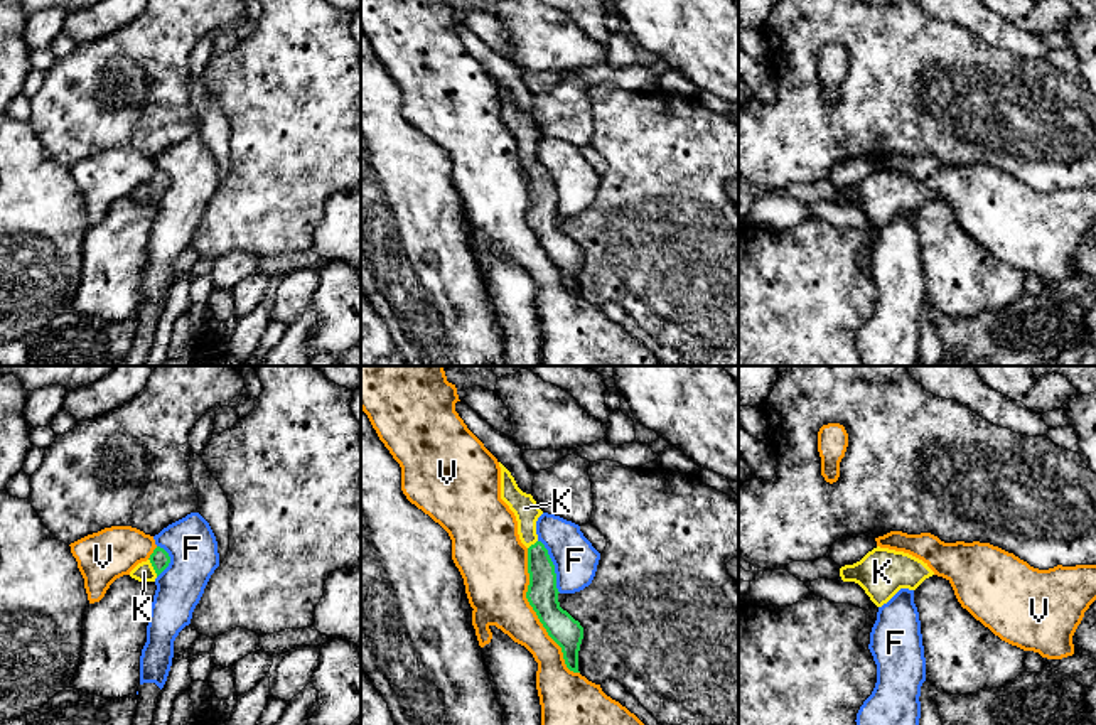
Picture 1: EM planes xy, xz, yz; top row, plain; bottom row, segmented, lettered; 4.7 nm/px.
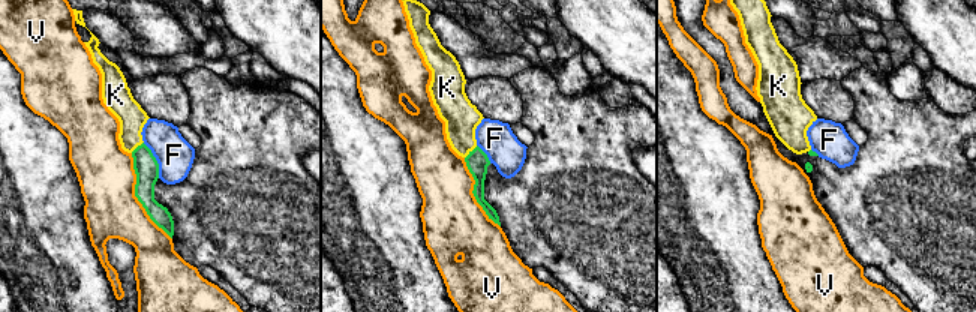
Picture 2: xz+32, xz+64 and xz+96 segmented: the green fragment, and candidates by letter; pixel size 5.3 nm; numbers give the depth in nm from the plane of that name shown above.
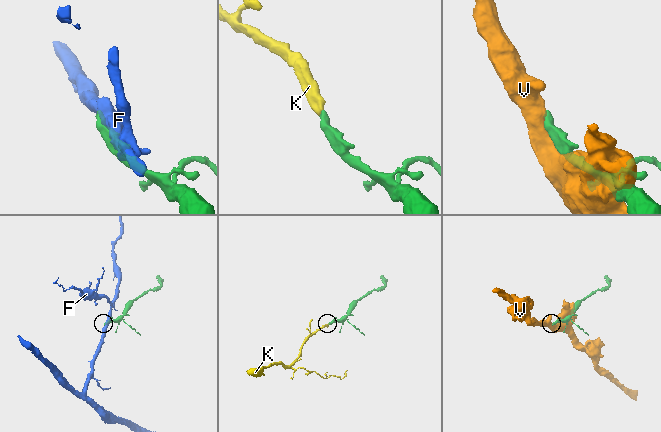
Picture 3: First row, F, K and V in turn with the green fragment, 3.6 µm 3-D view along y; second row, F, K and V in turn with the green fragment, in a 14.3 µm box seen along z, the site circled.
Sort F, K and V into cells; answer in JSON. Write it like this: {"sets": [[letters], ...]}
{"sets": [["F"], ["K"], ["V"]]}

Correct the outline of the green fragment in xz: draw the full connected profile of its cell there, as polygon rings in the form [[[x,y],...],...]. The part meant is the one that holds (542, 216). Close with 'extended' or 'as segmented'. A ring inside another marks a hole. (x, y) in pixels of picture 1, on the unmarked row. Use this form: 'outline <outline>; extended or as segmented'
outline [[[501,84],[499,89],[501,121],[514,135],[519,162],[528,170],[529,207],[526,221],[548,258],[561,270],[567,290],[580,295],[578,273],[583,261],[583,250],[560,229],[555,187],[536,157],[536,143],[543,133],[531,116],[518,110],[514,99]]]; extended

